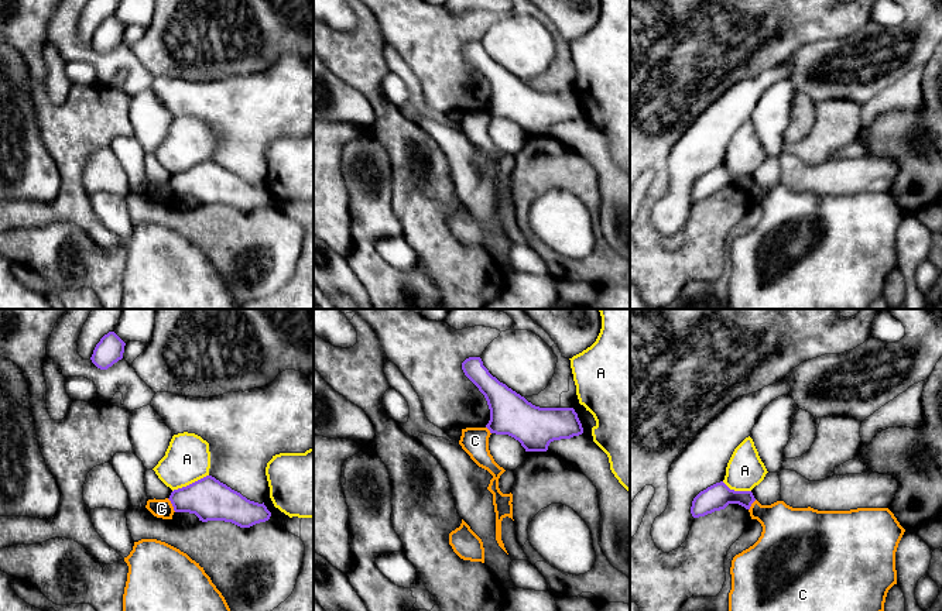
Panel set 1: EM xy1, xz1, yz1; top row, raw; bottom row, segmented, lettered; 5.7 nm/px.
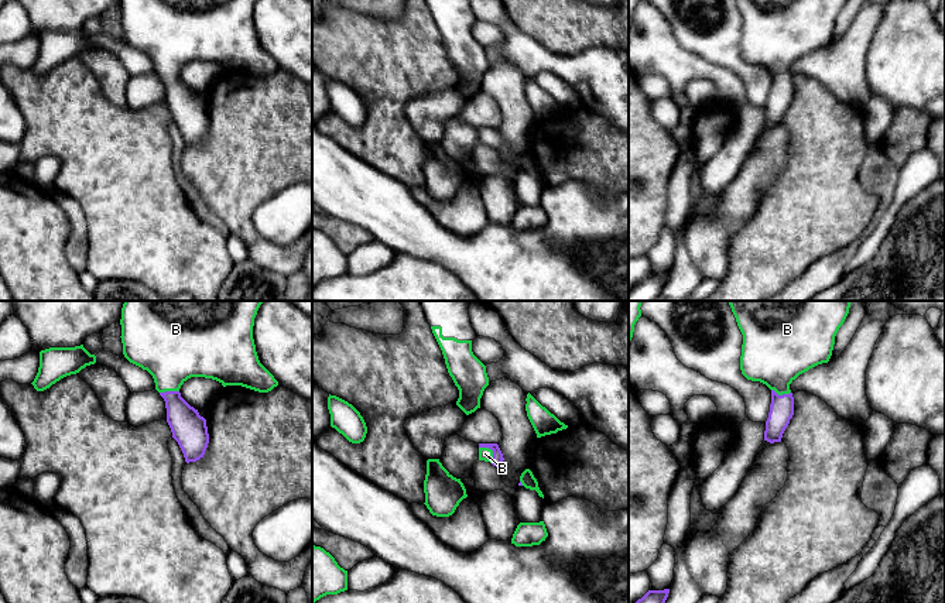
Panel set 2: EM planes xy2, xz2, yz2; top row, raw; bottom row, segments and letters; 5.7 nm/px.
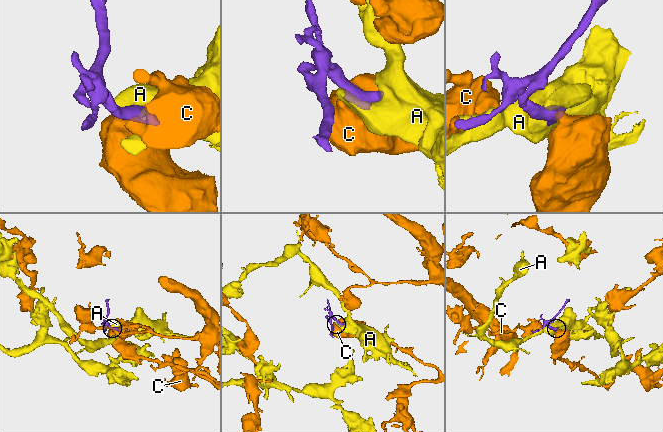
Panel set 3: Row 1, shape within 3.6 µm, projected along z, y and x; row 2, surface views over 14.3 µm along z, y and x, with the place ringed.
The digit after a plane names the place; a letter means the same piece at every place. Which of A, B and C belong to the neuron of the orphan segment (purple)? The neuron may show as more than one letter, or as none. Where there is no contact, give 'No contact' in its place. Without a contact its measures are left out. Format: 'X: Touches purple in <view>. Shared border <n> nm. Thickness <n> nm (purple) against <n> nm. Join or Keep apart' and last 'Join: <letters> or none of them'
A: Touches purple in xy1. Shared border 220 nm. Thickness 240 nm (purple) against 260 nm. Keep apart
B: Touches purple in xz2. Shared border 120 nm. Thickness 60 nm (purple) against 80 nm. Join
C: Touches purple in xy1. Shared border 90 nm. Thickness 240 nm (purple) against 110 nm. Keep apart
Join: B

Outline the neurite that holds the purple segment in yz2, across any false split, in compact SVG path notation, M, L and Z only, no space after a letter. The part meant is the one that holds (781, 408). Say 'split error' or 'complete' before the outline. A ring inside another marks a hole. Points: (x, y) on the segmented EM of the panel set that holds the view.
split error | M729 301L743 335L740 370L751 381L771 390L771 404L766 421L764 441L781 442L794 415L790 384L809 369L828 363L835 336L843 325L852 301Z

